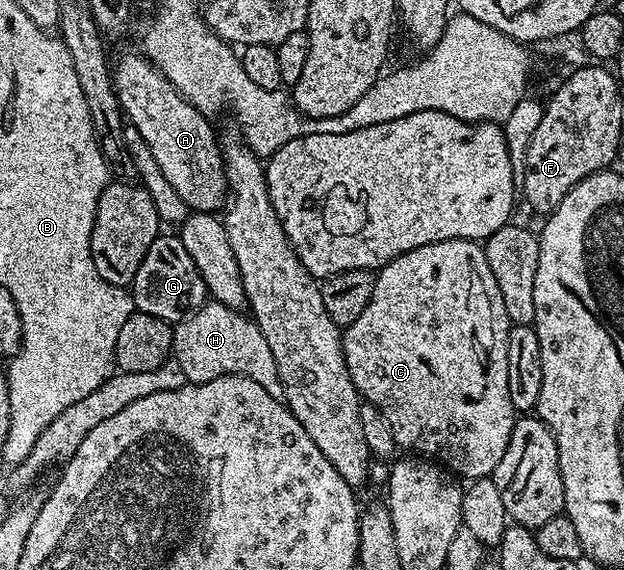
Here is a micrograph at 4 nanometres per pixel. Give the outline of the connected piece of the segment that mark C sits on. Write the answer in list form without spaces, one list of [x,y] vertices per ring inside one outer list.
[[[443,240],[418,246],[418,250],[410,250],[406,254],[394,257],[390,263],[376,272],[370,306],[366,306],[366,310],[362,310],[362,314],[358,314],[358,318],[354,318],[354,322],[347,325],[342,332],[346,370],[361,397],[367,403],[378,406],[378,410],[382,410],[382,414],[386,416],[386,422],[390,422],[390,430],[394,430],[397,449],[408,454],[419,454],[424,458],[435,458],[457,477],[468,476],[469,481],[482,480],[491,477],[498,462],[502,462],[502,454],[506,454],[506,442],[510,442],[510,434],[518,419],[518,412],[510,402],[510,382],[506,366],[509,327],[506,305],[502,303],[502,294],[498,294],[498,282],[494,282],[494,274],[490,274],[486,254],[477,241]]]

